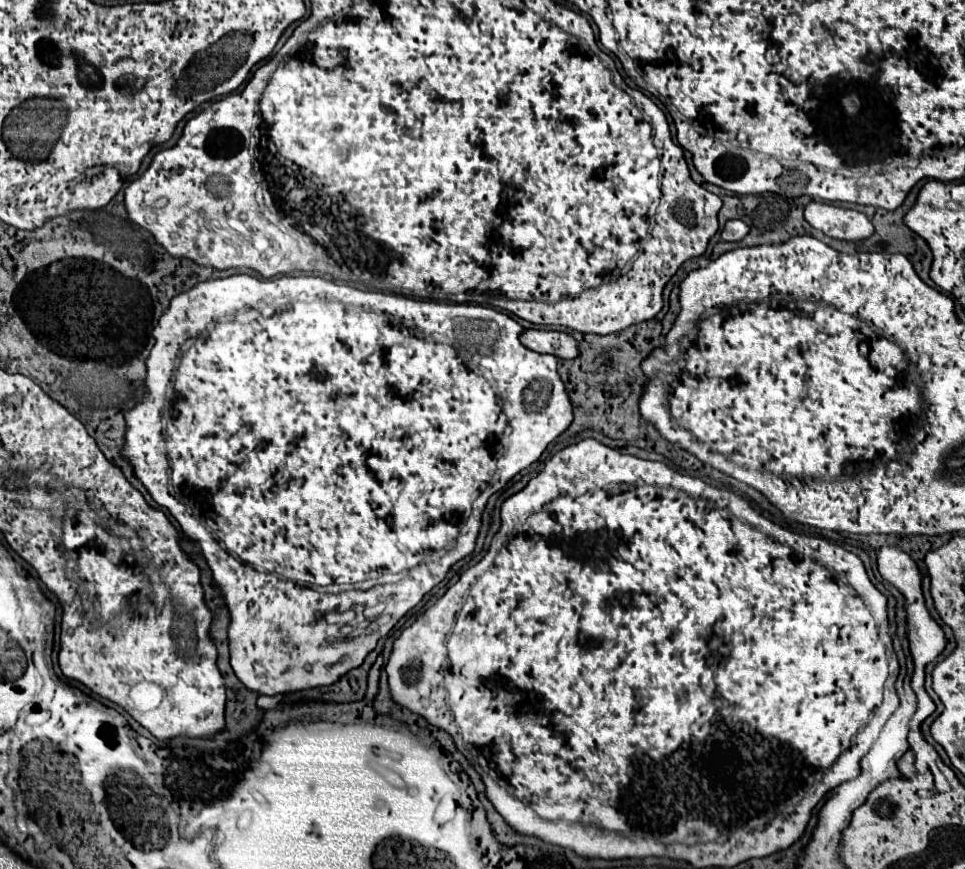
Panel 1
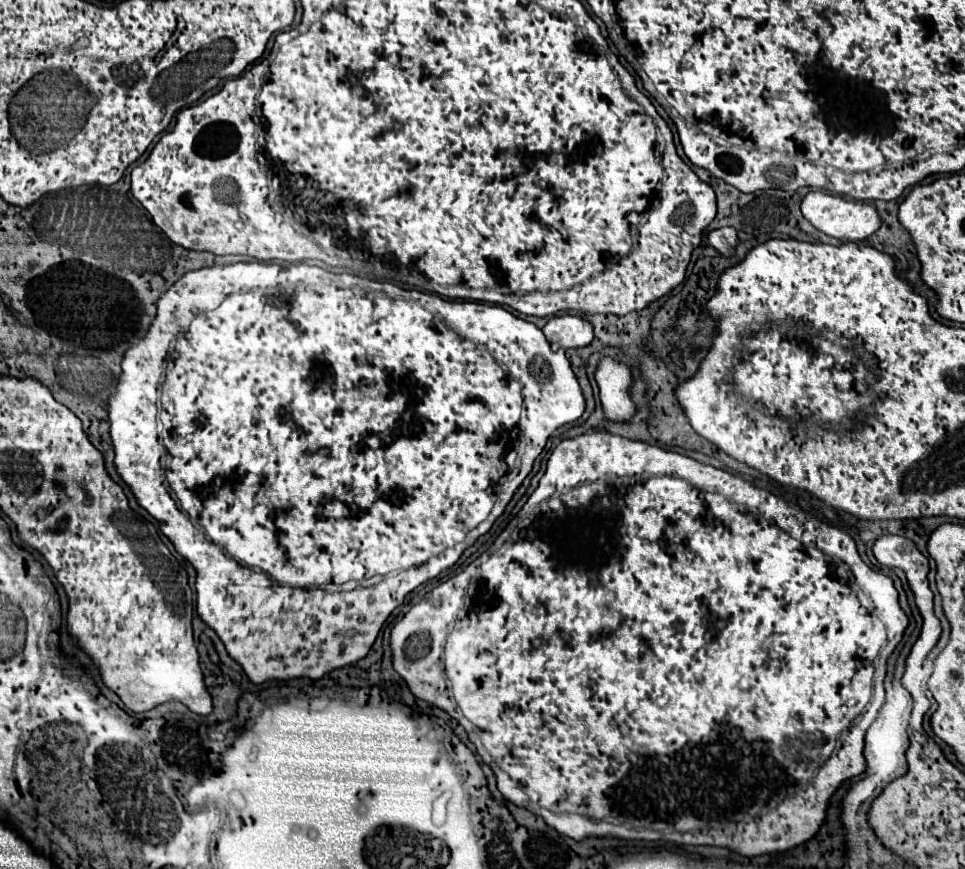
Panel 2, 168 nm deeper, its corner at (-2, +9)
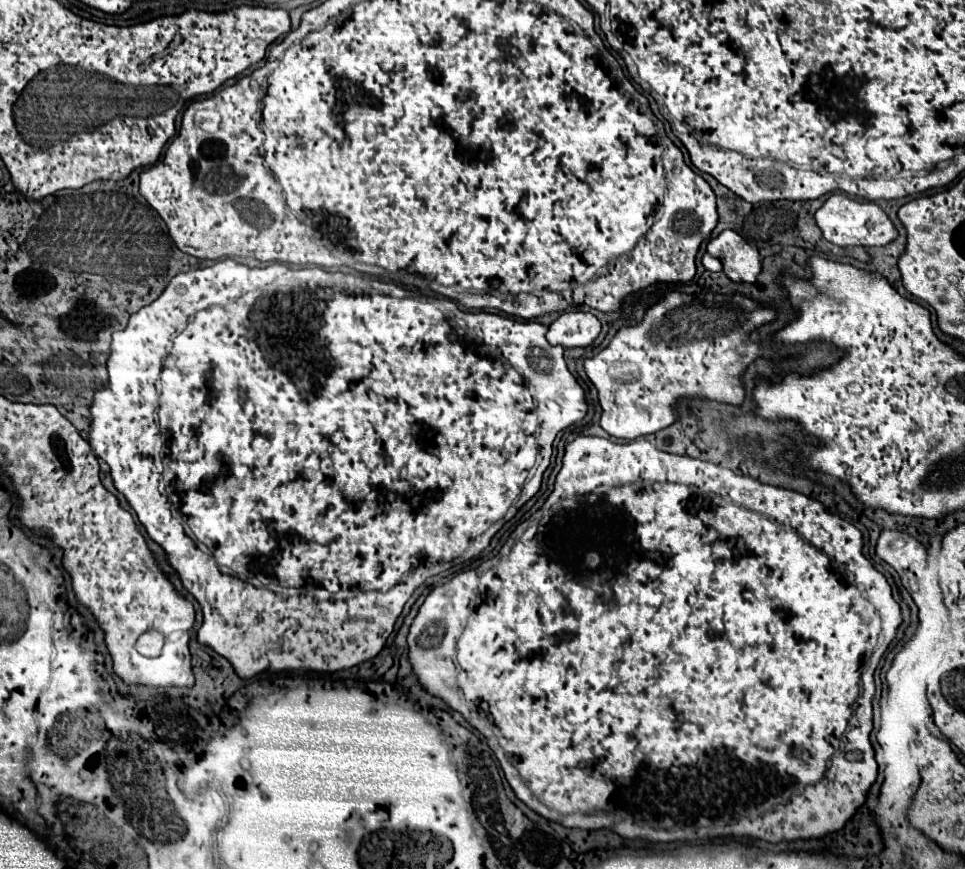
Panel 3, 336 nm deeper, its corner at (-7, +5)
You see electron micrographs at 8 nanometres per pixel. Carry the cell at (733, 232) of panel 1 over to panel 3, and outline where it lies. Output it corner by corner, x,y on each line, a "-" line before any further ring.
724,231
708,243
708,253
718,257
724,273
738,283
756,283
762,271
762,257
756,247
746,243
736,231

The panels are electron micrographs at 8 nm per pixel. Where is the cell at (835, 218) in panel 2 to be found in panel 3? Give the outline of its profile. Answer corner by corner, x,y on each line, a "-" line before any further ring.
834,193
828,197
828,201
816,211
814,215
818,227
822,229
824,237
840,247
854,247
854,245
866,245
866,247
884,247
892,243
898,237
896,227
888,219
888,215
874,203
856,201
850,199
844,193

